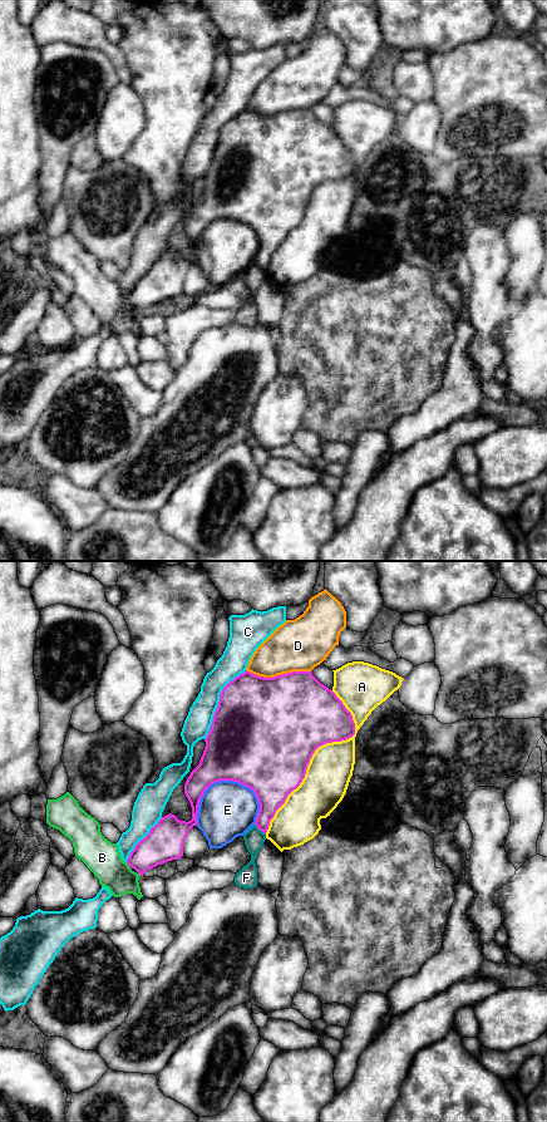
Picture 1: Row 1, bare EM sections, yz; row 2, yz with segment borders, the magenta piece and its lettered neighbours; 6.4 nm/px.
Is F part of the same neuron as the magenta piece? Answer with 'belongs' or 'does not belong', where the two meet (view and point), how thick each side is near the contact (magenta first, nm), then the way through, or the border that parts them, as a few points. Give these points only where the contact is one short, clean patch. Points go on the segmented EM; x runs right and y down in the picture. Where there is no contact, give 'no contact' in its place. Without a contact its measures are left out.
does not belong; meets magenta in yz at (260, 830); 190 nm thick on the magenta side, 130 nm on the other; border along yz (255, 823), (265, 833)

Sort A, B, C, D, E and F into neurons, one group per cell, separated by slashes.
A / B / C / D / E / F

